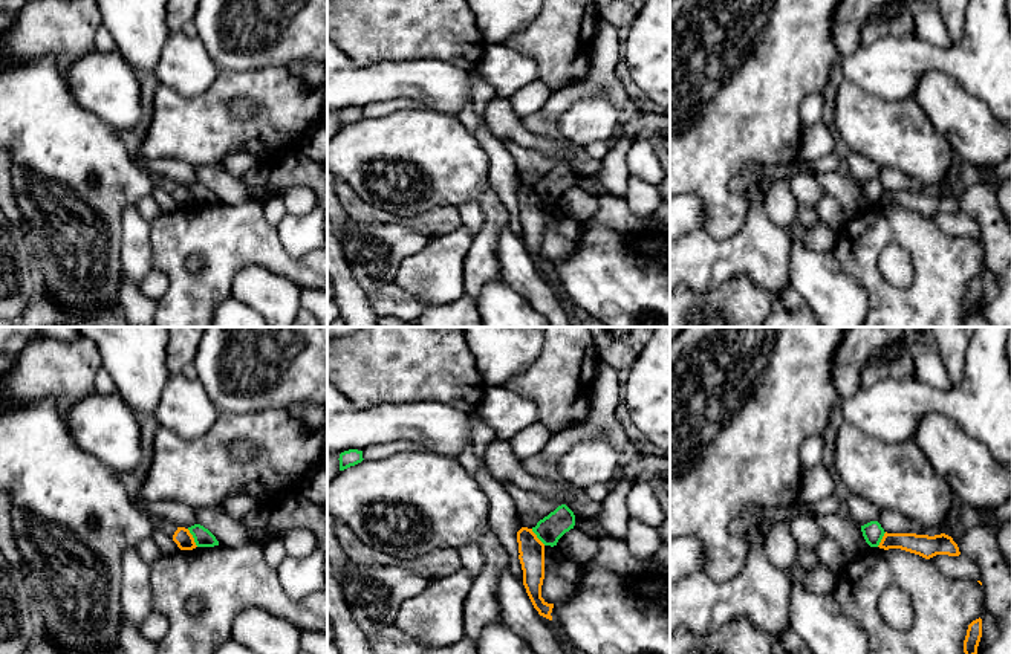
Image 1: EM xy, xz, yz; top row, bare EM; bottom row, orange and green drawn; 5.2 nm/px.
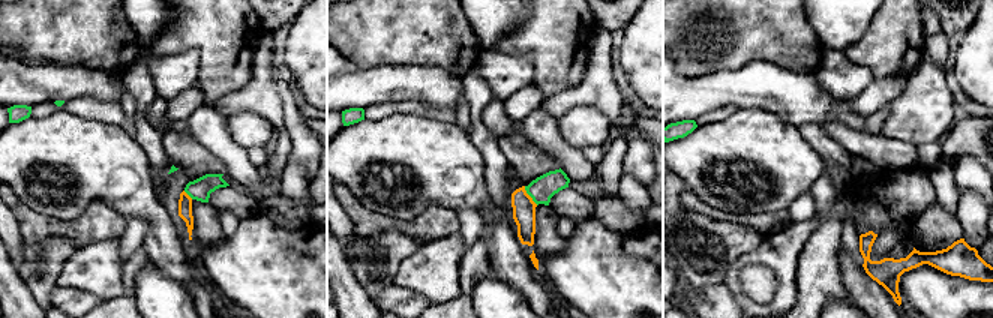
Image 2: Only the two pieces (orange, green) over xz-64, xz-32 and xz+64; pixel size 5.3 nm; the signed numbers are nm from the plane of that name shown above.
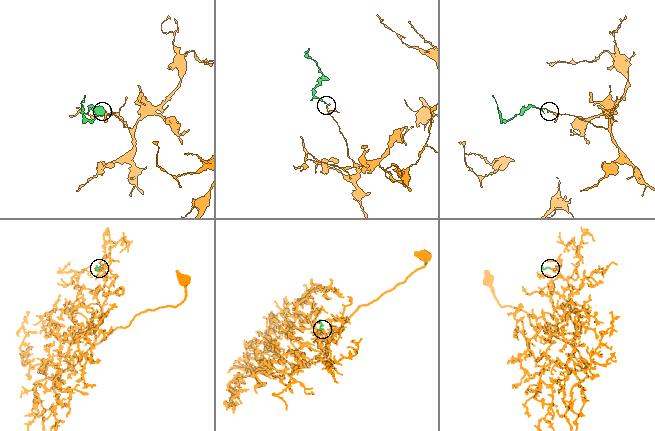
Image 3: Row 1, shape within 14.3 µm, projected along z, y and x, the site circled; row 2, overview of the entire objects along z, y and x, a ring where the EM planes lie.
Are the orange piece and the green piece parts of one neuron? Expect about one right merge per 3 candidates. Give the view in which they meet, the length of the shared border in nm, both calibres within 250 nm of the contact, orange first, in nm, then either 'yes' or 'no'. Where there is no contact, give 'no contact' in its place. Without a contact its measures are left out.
meets orange in xy; contact 110 nm long; 90 nm thick on the orange side, 100 nm on the other; no

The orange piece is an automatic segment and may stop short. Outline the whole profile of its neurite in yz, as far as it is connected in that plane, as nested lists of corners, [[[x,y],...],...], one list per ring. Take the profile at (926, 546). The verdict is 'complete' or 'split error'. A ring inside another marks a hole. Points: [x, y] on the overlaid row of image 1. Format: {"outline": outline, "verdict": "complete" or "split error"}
{"outline": [[[884,533],[879,549],[901,549],[925,559],[936,555],[959,556],[959,547],[951,536],[941,533],[935,536],[916,533]]], "verdict": "complete"}

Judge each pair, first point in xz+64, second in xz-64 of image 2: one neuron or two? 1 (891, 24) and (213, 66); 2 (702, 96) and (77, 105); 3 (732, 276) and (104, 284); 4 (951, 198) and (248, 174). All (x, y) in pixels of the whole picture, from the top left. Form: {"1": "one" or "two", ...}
{"1": "one", "2": "two", "3": "one", "4": "two"}

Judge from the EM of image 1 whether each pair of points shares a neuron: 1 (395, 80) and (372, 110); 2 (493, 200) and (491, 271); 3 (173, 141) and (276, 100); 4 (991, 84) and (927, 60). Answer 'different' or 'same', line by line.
1: different
2: same
3: same
4: same

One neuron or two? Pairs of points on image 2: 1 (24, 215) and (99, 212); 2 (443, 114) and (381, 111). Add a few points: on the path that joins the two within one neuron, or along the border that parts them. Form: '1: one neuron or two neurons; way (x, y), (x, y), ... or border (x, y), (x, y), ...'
1: one neuron; way (42, 227), (81, 227)
2: one neuron; way (428, 110), (396, 107)

